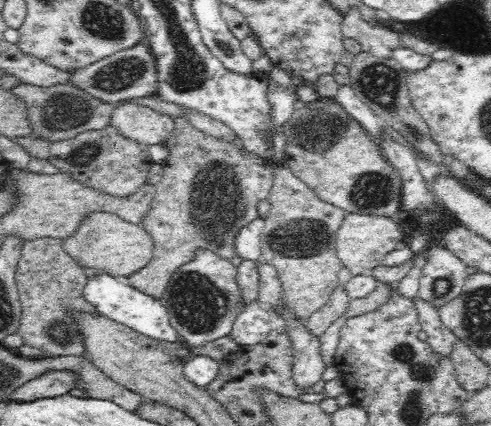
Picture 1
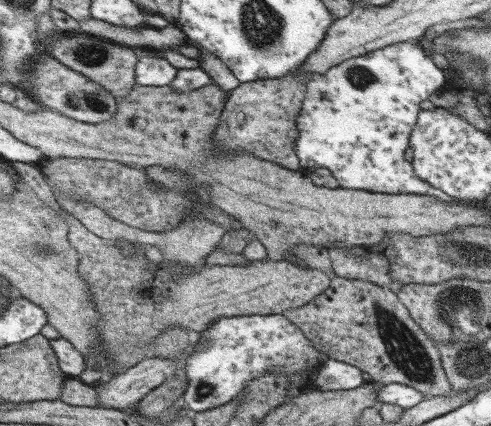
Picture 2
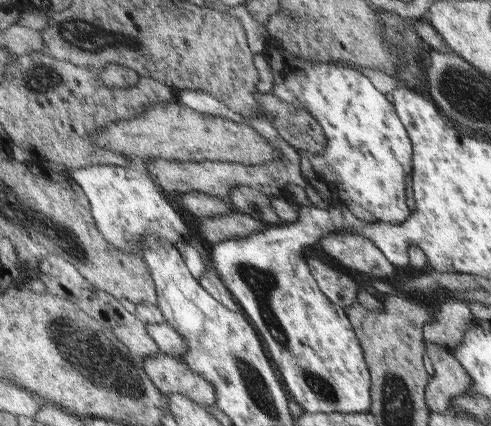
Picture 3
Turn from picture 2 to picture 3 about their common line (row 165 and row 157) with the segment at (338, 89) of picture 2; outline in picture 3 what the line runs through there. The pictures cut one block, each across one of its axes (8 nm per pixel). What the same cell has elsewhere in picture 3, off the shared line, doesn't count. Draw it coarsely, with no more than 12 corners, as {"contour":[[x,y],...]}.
{"contour":[[273,40],[269,94],[327,140],[299,150],[329,202],[403,224],[409,134],[359,70]]}

